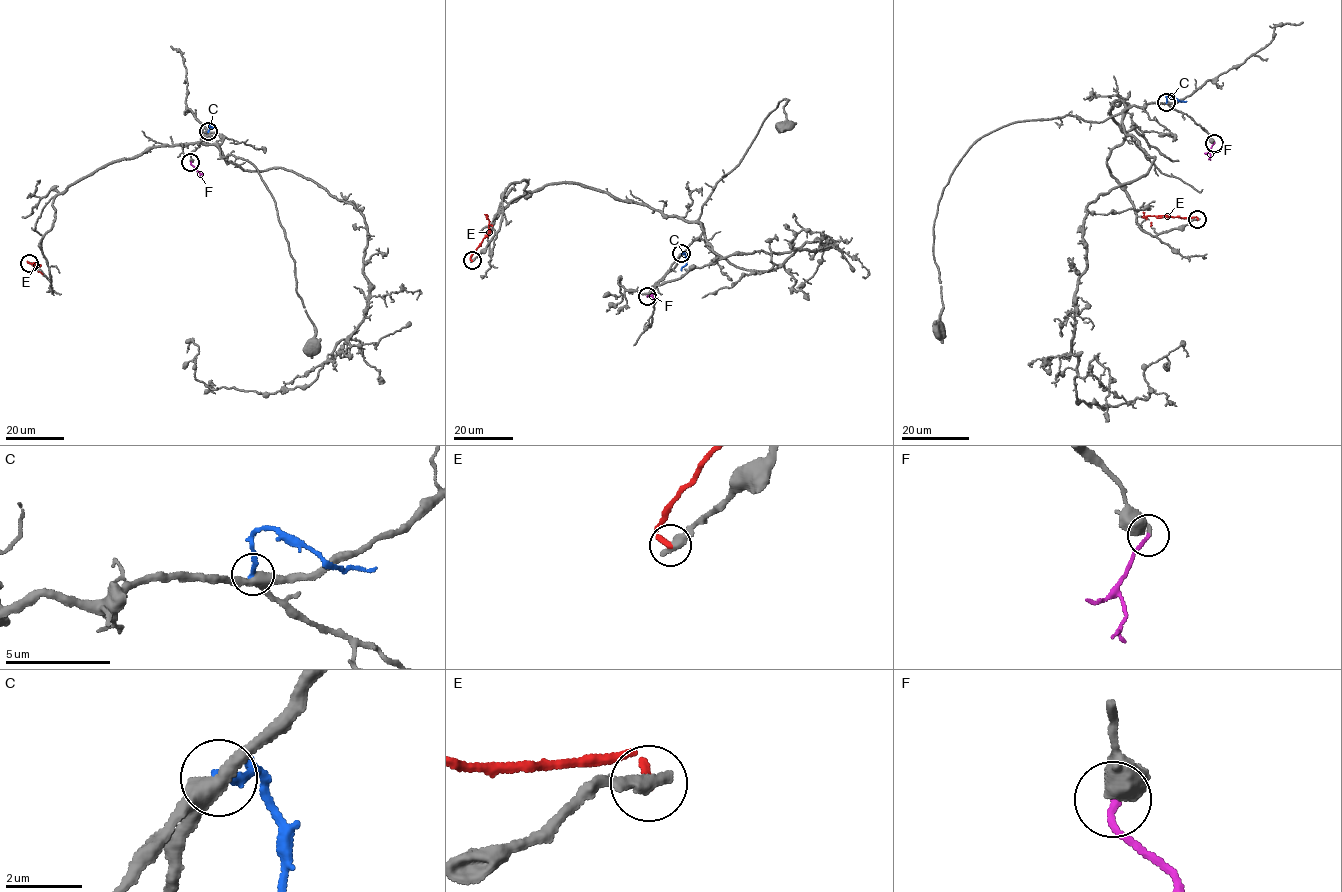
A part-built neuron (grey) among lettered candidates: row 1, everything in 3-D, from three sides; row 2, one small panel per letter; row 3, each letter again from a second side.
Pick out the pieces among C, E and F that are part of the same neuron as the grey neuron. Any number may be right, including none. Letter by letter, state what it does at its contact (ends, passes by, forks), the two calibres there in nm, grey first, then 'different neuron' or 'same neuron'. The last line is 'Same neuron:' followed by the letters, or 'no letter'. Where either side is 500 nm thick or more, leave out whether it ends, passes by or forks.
C: it ends | 440/240 nm | different neuron
E: it ends | 440/240 nm | different neuron
F: it ends | 420/180 nm | same neuron
Same neuron: F

